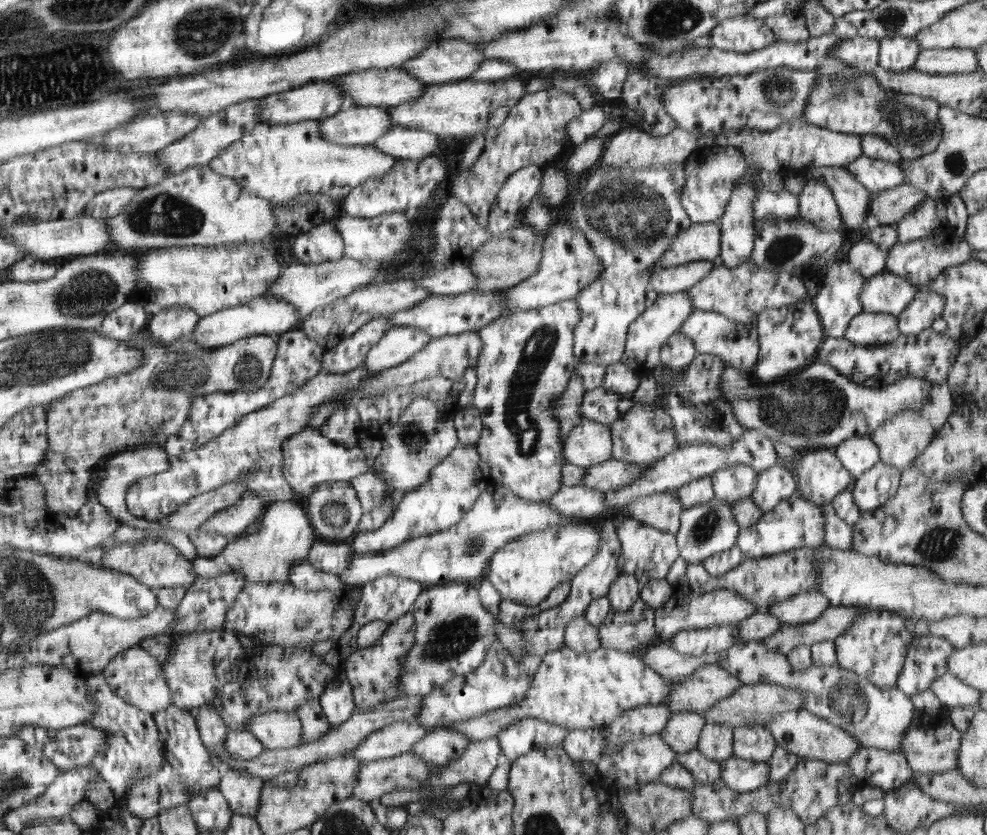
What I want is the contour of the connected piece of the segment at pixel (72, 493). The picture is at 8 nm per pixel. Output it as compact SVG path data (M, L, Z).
M145 330L132 335L126 342L128 346L134 346L136 350L142 352L142 363L139 368L134 368L131 372L122 375L112 376L108 380L102 380L86 388L76 389L45 406L47 454L44 455L40 466L32 472L18 476L18 479L20 477L32 478L32 480L38 480L42 486L46 486L46 493L44 493L46 505L55 512L76 517L80 508L90 498L88 490L92 485L92 480L95 479L97 467L114 454L154 445L153 439L156 434L164 434L168 437L180 432L188 416L190 398L198 394L250 392L263 388L271 376L272 364L278 354L278 341L273 335L246 337L229 345L210 348L200 347L194 341L192 333L182 335L174 342L166 344L156 341L150 336L150 330Z

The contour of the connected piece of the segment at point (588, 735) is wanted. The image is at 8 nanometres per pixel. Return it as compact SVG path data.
M604 728L572 729L563 739L561 747L572 761L597 762L601 751L607 746Z

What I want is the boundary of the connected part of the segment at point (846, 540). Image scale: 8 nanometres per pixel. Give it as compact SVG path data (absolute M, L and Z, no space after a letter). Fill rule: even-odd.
M824 503L821 506L824 520L824 544L835 549L852 549L854 543L853 527L839 518L833 504Z

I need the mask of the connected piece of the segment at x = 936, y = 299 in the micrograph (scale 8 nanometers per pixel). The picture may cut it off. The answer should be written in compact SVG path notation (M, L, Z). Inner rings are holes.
M920 293L915 295L912 303L897 316L898 330L902 335L916 334L933 326L934 321L941 317L945 301L937 293Z

